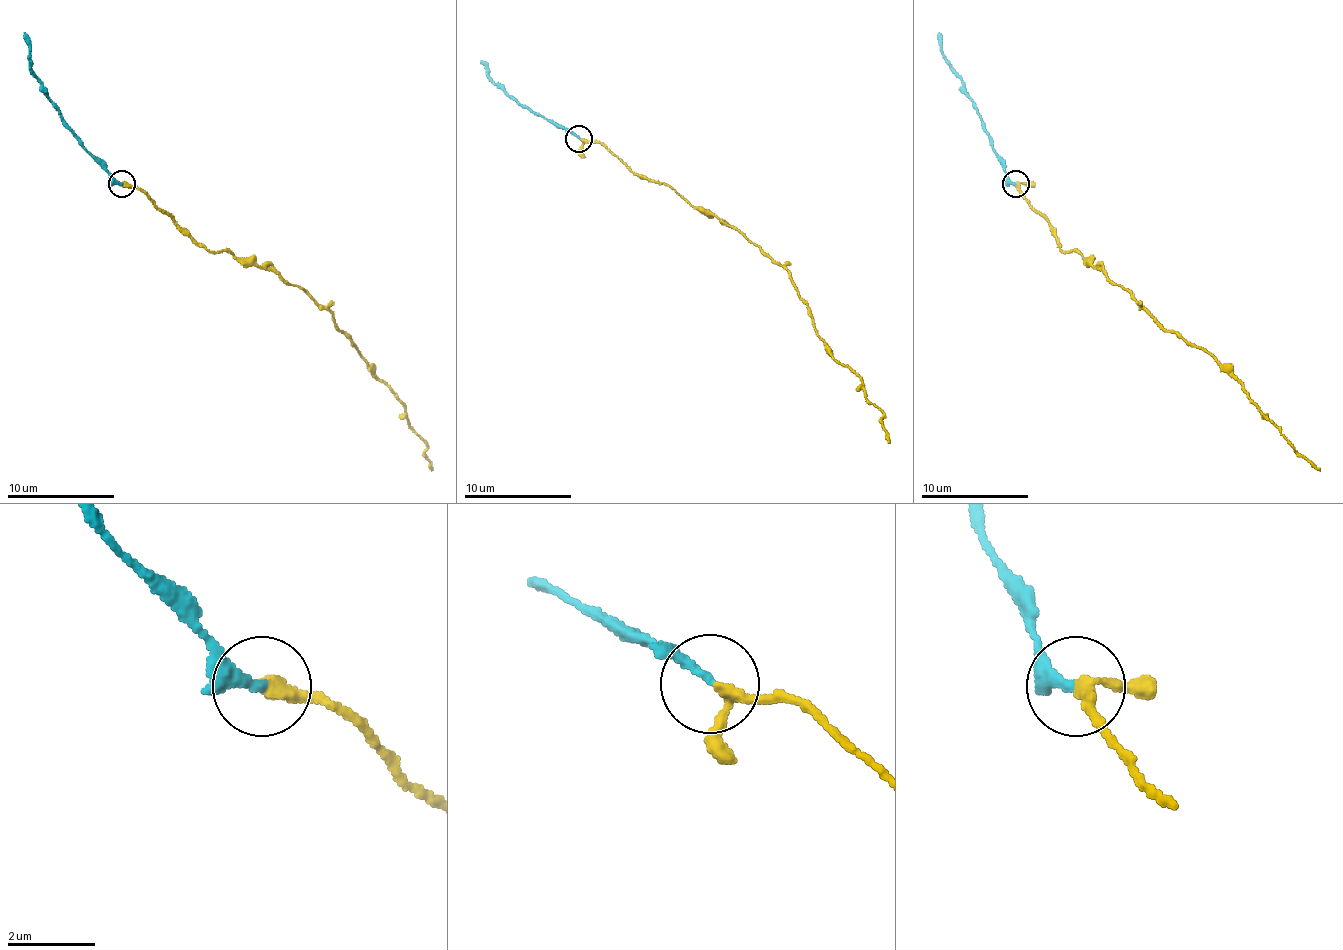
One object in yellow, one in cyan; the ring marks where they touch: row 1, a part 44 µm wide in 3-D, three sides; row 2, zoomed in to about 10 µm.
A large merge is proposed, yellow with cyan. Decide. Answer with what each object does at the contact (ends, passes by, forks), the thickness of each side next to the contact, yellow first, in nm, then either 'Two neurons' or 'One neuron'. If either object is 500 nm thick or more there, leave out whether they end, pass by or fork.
At the ring yellow passes by. At the ring cyan ends. Thickness 200 nm (yellow) against 200 nm. One neuron

